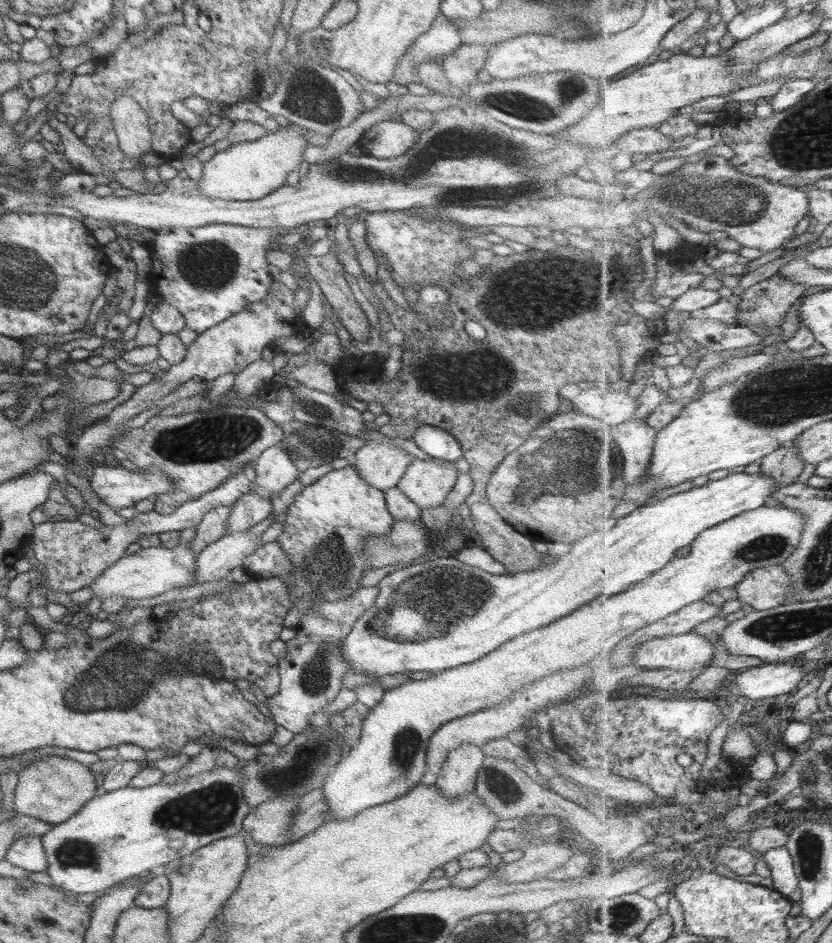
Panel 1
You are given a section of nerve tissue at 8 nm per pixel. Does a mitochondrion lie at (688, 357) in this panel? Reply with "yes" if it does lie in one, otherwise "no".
no

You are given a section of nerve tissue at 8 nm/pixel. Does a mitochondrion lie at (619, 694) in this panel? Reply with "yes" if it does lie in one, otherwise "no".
no

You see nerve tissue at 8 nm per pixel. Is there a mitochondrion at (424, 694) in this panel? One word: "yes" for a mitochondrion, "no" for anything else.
no

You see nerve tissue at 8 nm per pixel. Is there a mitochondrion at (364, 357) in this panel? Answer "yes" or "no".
no

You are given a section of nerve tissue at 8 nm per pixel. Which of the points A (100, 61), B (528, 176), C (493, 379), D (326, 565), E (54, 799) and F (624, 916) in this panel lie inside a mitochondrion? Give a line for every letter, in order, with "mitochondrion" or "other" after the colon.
A: other
B: mitochondrion
C: mitochondrion
D: mitochondrion
E: other
F: mitochondrion

